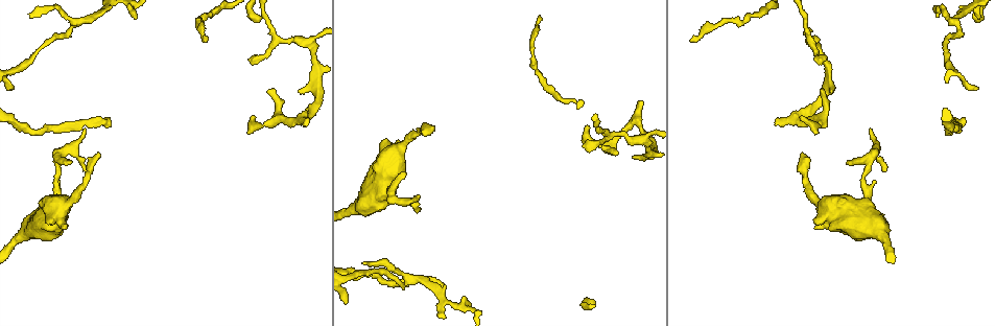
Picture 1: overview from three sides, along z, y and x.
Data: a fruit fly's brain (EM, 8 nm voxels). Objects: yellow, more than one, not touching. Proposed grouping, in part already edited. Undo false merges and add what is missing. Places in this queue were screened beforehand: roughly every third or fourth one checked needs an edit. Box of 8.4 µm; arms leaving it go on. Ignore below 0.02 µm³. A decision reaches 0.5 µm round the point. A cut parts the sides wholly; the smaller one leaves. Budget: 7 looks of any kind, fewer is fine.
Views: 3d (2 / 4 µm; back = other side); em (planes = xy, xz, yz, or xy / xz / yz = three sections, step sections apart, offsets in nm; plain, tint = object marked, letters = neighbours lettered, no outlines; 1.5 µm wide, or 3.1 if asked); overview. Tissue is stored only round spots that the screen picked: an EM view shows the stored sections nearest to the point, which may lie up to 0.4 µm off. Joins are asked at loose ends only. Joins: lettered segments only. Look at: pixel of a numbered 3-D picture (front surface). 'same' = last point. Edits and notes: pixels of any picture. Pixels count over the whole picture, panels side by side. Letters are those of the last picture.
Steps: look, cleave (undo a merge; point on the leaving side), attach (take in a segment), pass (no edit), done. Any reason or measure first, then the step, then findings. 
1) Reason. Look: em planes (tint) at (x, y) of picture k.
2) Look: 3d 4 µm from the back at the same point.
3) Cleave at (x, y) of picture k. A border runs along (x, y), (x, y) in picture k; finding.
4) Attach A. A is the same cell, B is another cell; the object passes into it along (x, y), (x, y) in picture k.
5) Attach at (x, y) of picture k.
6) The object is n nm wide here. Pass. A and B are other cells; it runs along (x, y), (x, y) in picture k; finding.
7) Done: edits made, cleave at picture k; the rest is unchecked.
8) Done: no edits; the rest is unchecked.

Free end. Look: em planes (letters) at (776, 124) of picture 1.

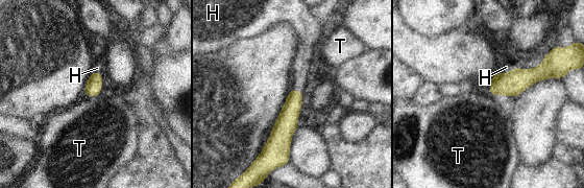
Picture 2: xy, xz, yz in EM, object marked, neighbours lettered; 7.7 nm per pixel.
The object is 130 nm wide here. Attach H. H is the same cell, T is another cell; the object passes into it along (516, 80), (505, 74), (506, 67) in picture 2; it goes on there.

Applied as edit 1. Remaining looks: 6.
Redraw. Look: overview.

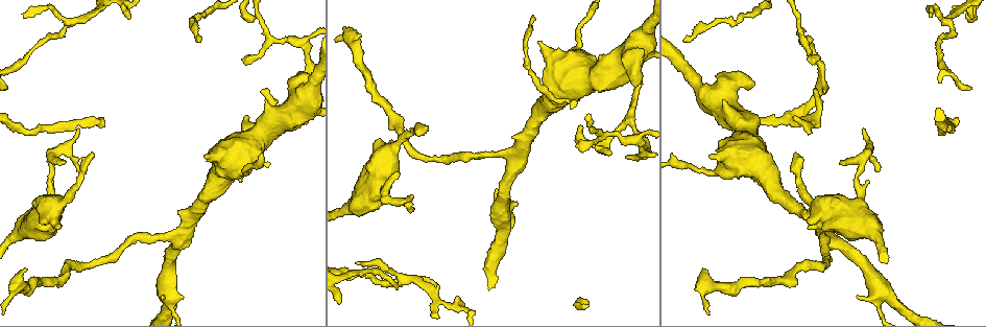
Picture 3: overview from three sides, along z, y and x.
An open end. Look: 3d 2 µm at (813, 92) of picture 3.

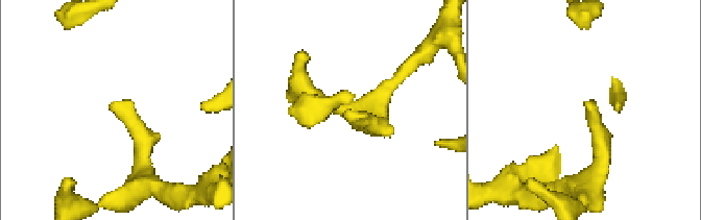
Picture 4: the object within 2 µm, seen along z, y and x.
Look: em xy step 4 (letters) at (587, 105) of picture 4.

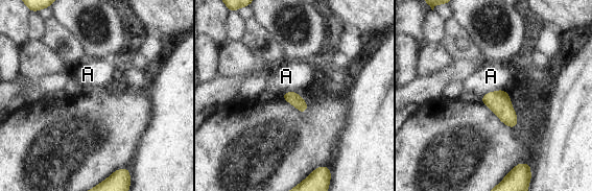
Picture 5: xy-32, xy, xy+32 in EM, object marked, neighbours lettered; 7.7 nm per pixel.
Pass. A is another cell; none of them fits.

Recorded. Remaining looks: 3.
Thin end. Look: em planes (letters) at (25, 15) of picture 3.

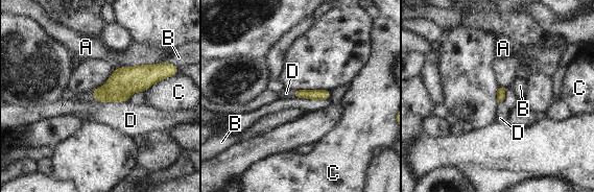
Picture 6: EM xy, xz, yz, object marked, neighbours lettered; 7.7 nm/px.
Pass. A, B, C and D are other cells; a border runs along (91, 91), (99, 101), (127, 101) in picture 6; no lettered segment goes on from it.

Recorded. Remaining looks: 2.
Done: edits made, attach at picture 2; the rest is unchecked.

